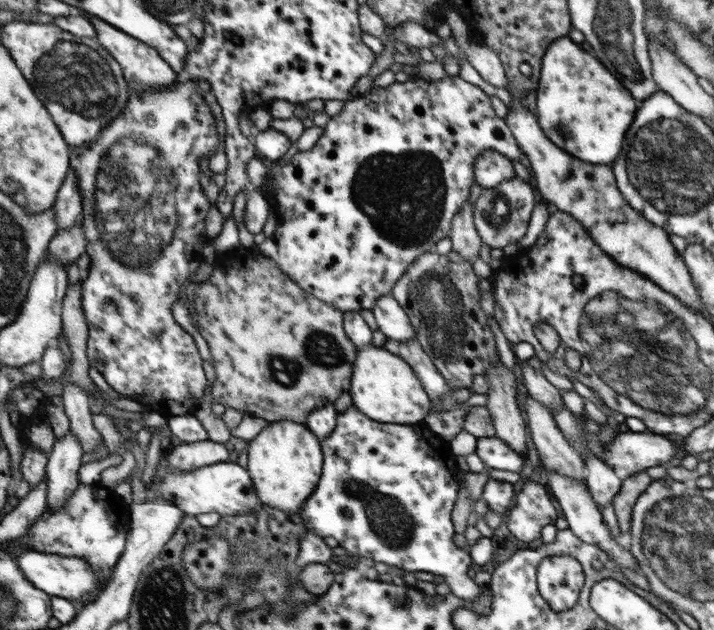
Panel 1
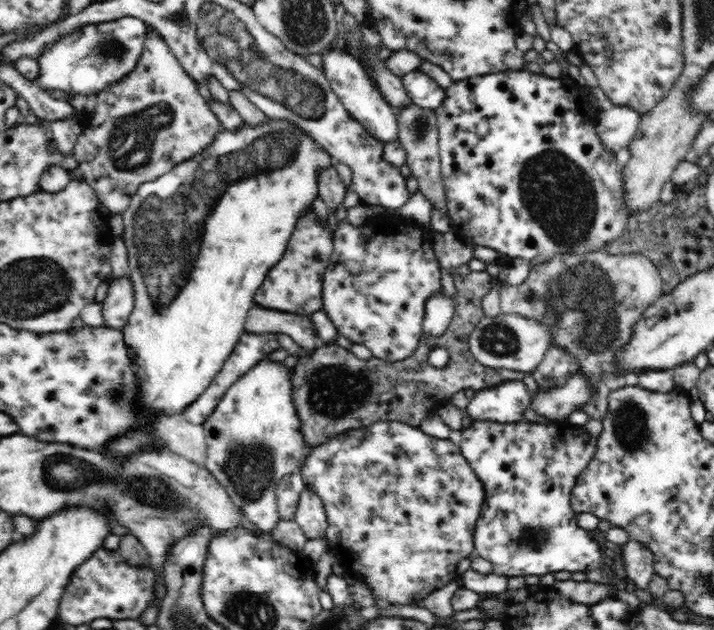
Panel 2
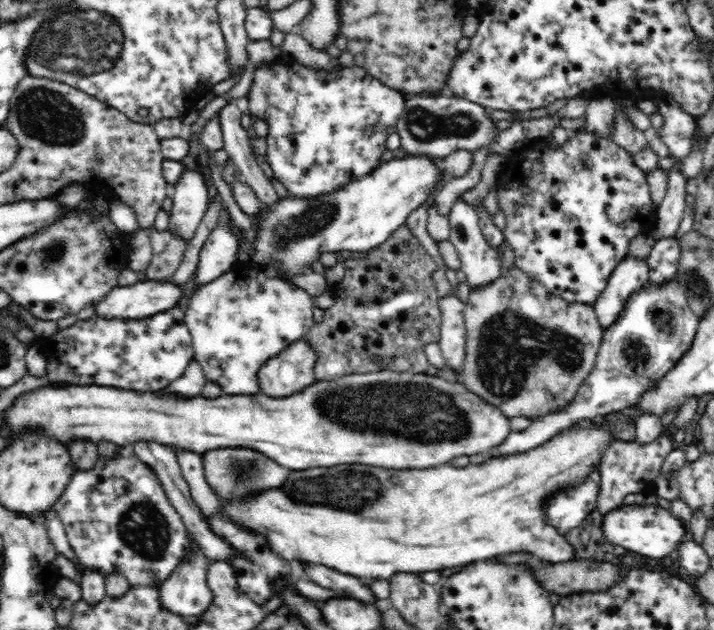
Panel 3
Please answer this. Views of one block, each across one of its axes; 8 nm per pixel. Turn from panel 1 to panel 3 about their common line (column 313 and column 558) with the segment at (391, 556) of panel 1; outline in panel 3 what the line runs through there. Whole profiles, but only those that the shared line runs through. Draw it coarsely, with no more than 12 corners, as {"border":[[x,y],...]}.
{"border":[[599,469],[546,500],[546,523],[565,536],[597,506]]}

